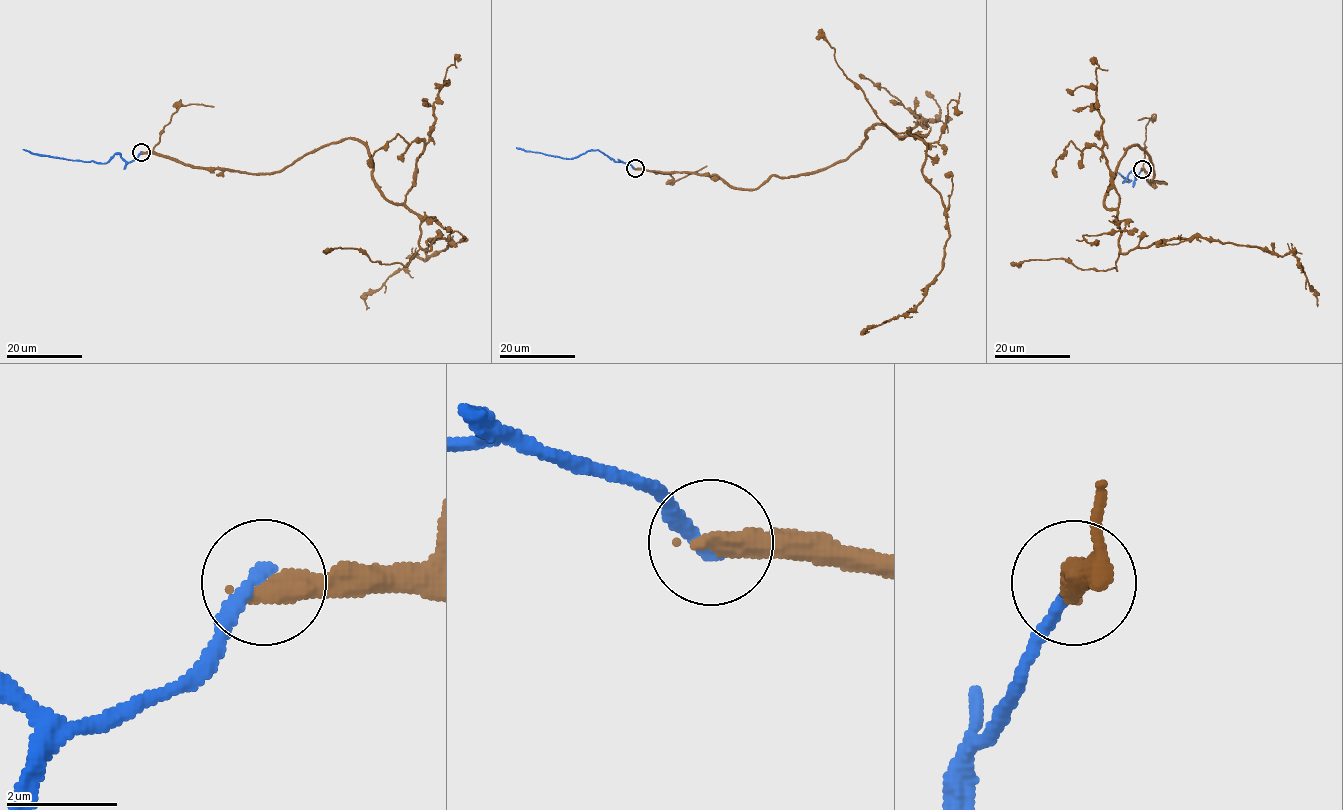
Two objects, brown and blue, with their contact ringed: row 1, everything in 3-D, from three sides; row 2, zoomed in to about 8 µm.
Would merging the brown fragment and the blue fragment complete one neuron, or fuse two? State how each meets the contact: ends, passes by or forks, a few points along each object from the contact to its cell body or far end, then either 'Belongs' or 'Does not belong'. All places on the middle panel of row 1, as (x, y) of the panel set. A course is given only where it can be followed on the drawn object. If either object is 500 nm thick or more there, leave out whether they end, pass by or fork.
At the ring brown ends. At the ring blue ends. Course of brown: (635, 169), (758, 189), (846, 160), (874, 125), (916, 135), (944, 208), (944, 266), (913, 307), (866, 332). Course of blue: (635, 169), (623, 162), (615, 162), (599, 150), (587, 150), (576, 157), (563, 159), (516, 147). Does not belong

